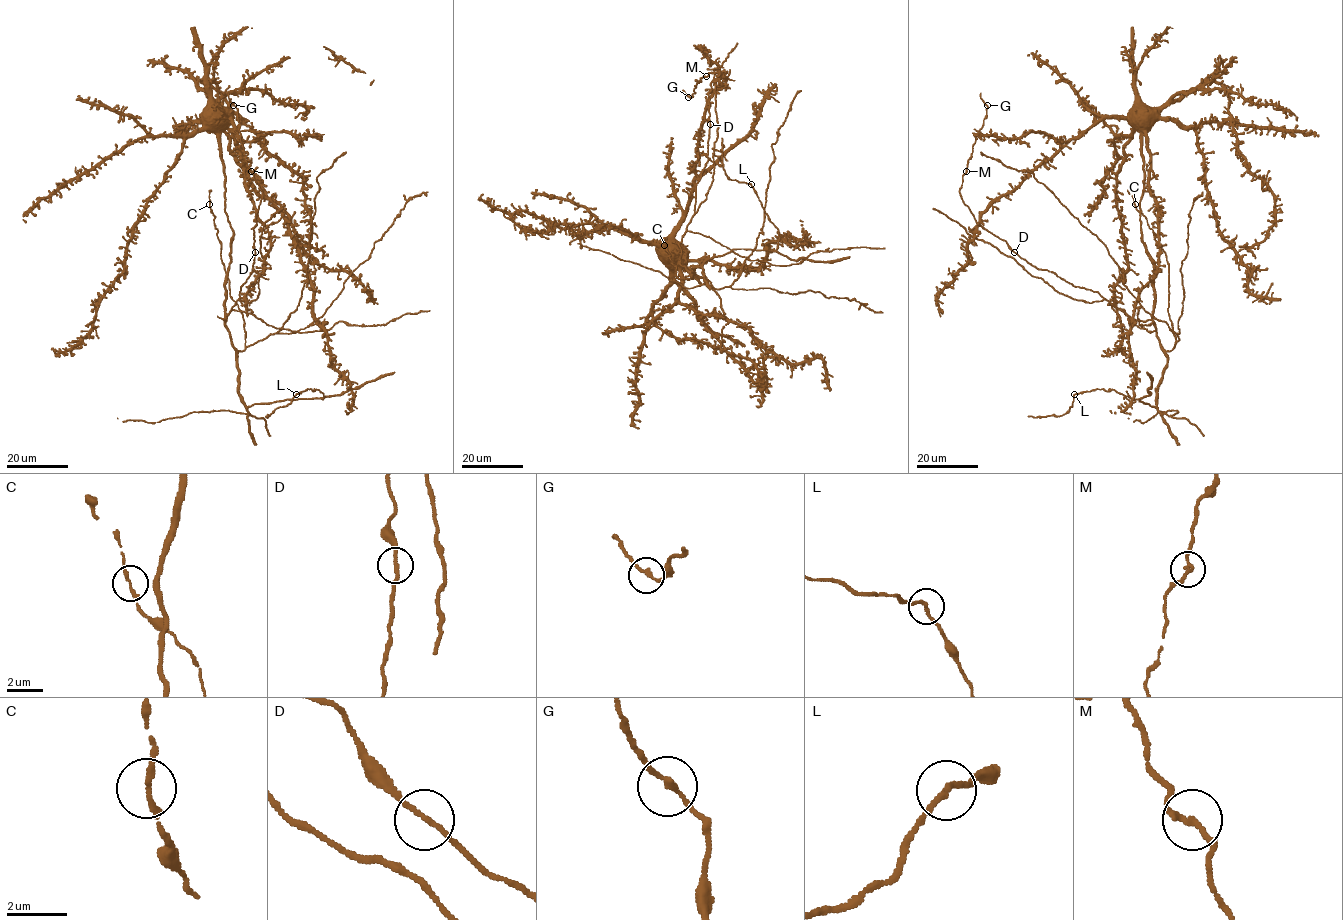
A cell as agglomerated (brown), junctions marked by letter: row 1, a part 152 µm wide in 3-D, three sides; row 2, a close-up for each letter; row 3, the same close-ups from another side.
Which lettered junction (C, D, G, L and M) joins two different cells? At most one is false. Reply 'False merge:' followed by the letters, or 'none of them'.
False merge: none of them

